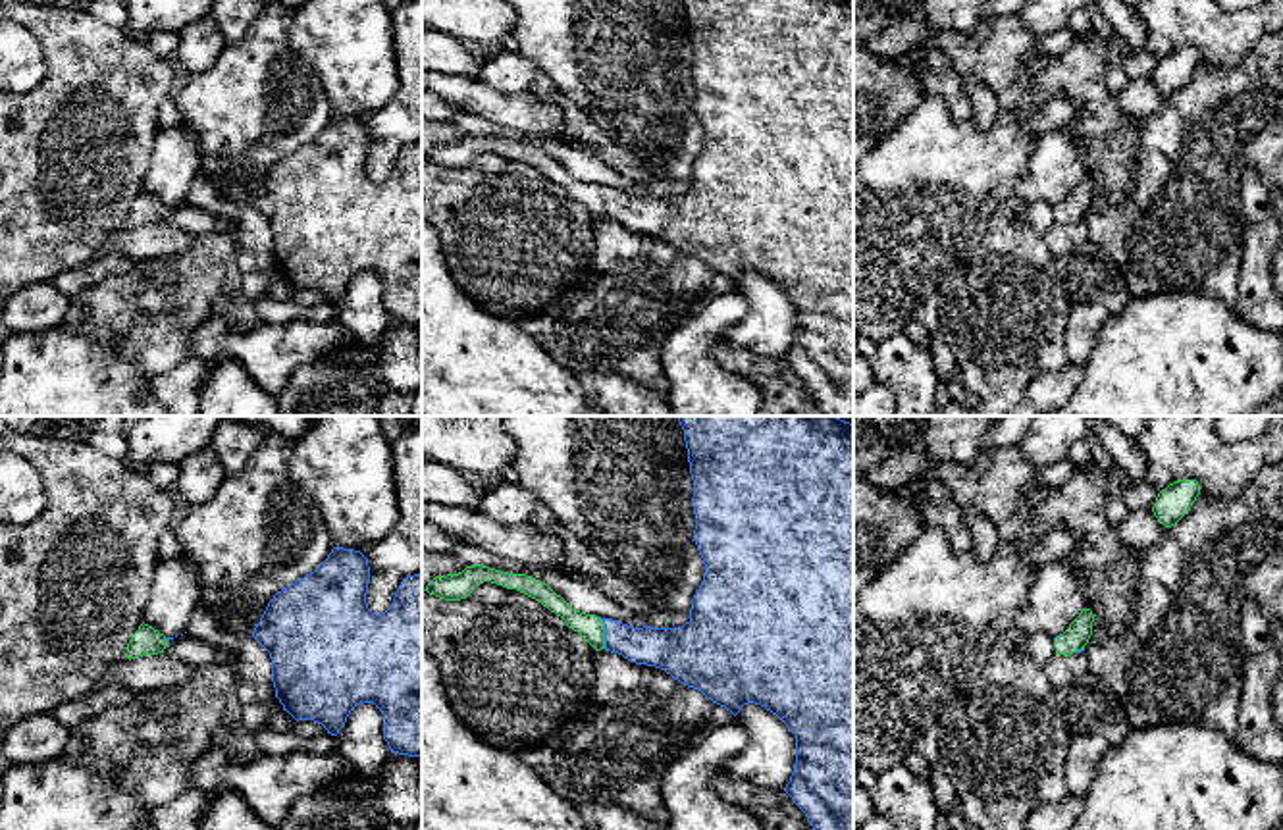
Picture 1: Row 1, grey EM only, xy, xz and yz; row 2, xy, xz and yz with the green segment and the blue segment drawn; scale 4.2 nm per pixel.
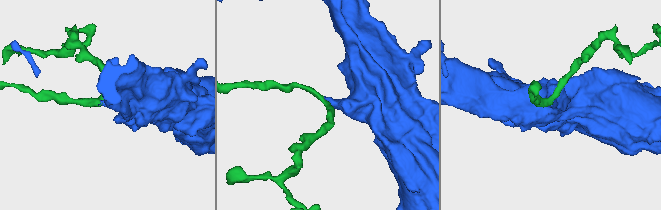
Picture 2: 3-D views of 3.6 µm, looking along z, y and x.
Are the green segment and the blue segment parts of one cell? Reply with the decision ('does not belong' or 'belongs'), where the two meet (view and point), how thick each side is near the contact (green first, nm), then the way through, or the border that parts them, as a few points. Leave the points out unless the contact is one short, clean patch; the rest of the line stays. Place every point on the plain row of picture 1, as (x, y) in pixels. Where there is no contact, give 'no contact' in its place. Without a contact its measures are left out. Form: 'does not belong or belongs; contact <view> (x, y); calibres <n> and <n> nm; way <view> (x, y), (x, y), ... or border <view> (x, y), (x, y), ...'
belongs; contact xz (603, 201); calibres 110 and 170 nm; way xz (590, 195), (603, 201), (632, 212), (661, 216)

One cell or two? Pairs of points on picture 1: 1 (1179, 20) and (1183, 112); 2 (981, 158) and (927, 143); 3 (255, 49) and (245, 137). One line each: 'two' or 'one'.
1: two
2: one
3: one

